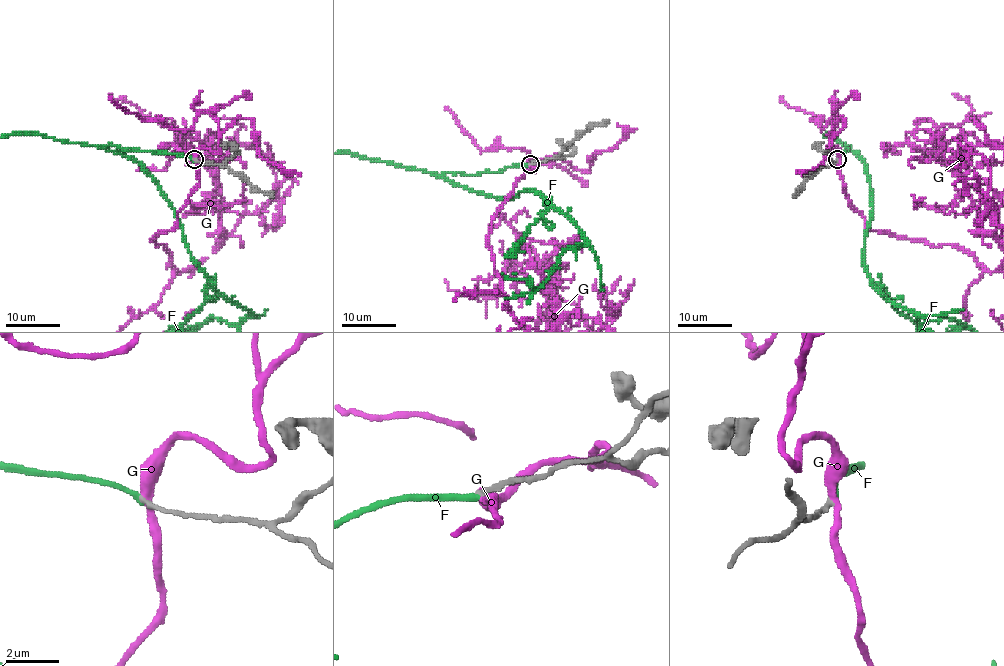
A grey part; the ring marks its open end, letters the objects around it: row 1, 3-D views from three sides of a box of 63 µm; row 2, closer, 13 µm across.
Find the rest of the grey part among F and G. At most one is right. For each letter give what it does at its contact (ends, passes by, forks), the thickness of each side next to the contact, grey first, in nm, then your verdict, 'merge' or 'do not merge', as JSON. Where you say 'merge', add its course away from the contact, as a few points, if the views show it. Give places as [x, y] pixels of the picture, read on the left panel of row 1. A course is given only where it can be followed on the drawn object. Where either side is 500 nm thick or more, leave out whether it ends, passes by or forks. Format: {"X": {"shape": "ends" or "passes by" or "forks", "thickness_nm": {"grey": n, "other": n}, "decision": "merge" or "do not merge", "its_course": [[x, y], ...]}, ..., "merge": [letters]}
{"F": {"shape": "ends", "thickness_nm": {"grey": 190, "other": 200}, "decision": "merge"}, "G": {"shape": "passes by", "thickness_nm": {"grey": 190, "other": 320}, "decision": "do not merge"}, "merge": ["F"]}

